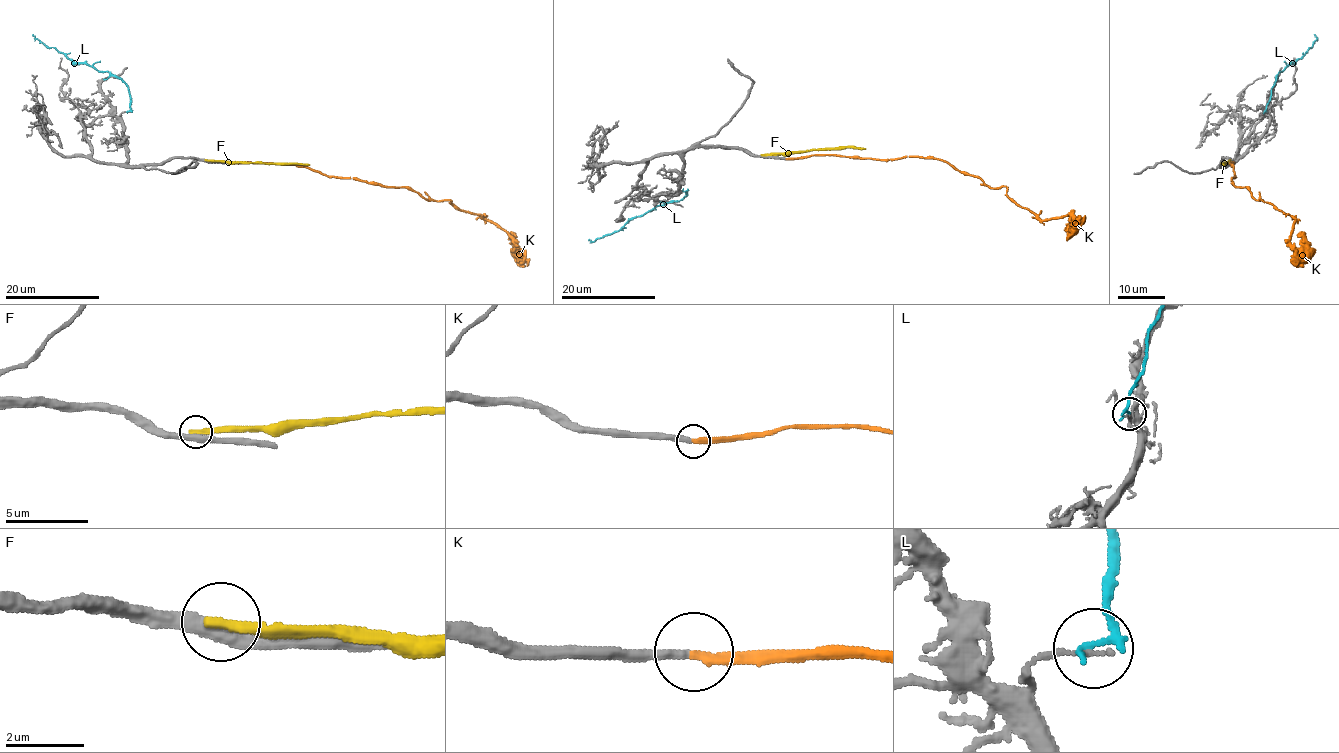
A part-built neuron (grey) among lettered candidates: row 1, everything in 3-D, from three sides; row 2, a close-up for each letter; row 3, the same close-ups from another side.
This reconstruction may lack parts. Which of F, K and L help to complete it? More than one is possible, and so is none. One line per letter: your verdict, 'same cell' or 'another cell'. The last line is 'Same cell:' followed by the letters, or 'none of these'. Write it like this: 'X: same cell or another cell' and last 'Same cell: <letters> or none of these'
F: another cell
K: same cell
L: another cell
Same cell: K

